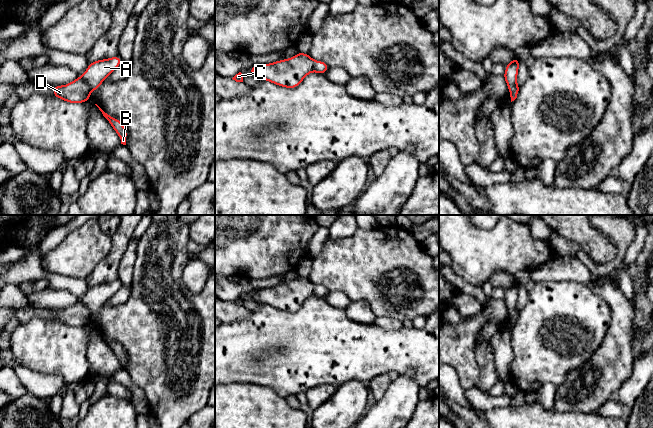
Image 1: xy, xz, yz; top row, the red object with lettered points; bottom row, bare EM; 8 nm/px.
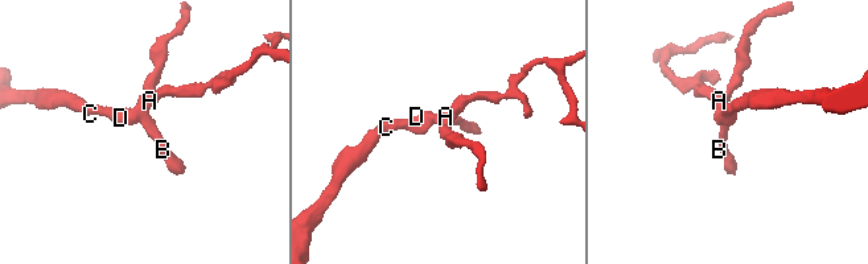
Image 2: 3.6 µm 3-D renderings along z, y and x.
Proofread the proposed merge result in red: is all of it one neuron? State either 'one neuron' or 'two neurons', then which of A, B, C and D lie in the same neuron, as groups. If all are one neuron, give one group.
two neurons; A B / C D

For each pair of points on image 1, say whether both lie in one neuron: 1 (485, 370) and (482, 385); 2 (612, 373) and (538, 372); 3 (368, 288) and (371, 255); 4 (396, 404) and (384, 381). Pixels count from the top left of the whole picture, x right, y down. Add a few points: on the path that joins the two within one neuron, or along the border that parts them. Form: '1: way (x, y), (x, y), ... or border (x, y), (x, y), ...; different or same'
1: way (485, 374), (485, 381); same
2: border (588, 359), (579, 367), (572, 369), (557, 386); different
3: way (368, 280), (368, 267), (371, 263); same
4: border (392, 381), (384, 395), (377, 401); different

